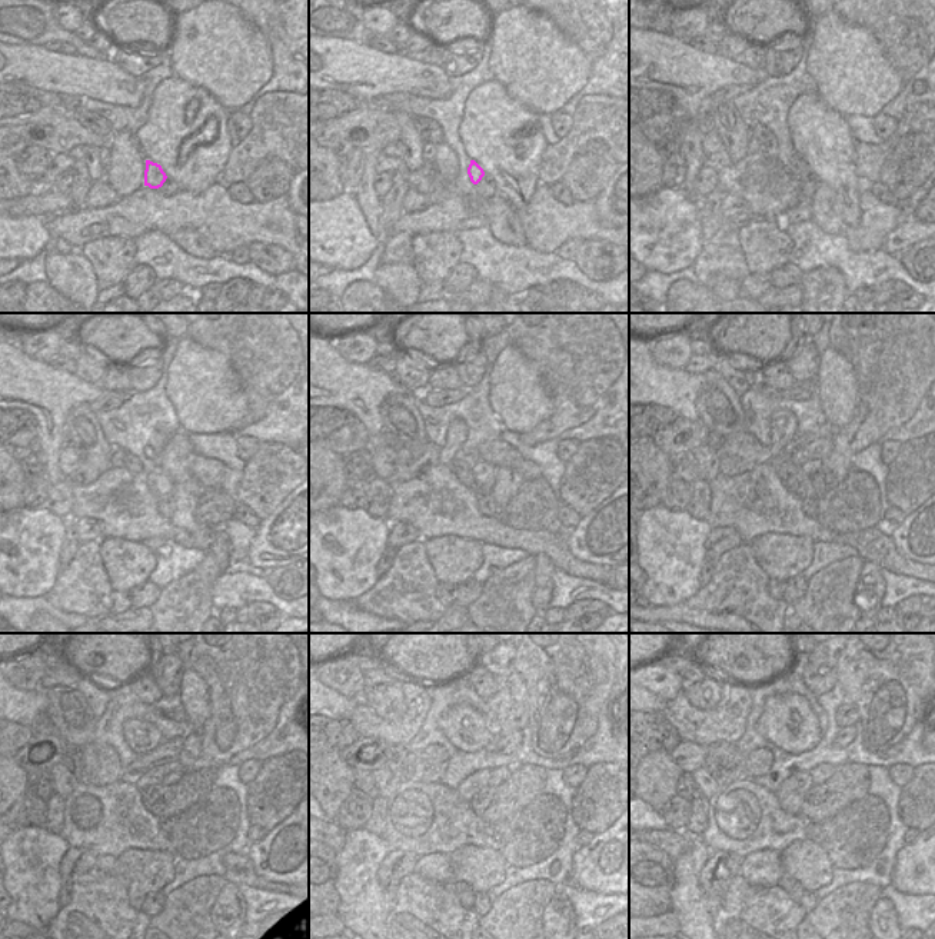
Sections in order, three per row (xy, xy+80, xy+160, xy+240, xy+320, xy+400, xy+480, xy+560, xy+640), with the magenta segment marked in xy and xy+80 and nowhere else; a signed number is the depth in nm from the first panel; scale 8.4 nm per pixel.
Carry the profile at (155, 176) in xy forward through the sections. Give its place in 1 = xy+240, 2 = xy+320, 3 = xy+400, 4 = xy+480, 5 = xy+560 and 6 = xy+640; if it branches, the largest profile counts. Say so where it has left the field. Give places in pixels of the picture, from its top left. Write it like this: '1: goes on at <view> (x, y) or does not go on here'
1: goes on at xy+240 (159, 482)
2: goes on at xy+320 (483, 473)
3: goes on at xy+400 (812, 466)
4: goes on at xy+480 (172, 778)
5: goes on at xy+560 (502, 773)
6: goes on at xy+640 (821, 773)

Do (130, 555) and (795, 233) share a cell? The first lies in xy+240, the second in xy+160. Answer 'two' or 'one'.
two

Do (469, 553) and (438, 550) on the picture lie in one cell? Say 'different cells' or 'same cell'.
same cell

